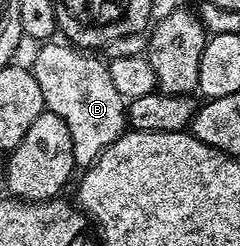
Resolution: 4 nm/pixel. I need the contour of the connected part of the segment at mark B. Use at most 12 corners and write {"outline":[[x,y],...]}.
{"outline":[[50,41],[32,70],[85,169],[126,134],[110,68]]}

